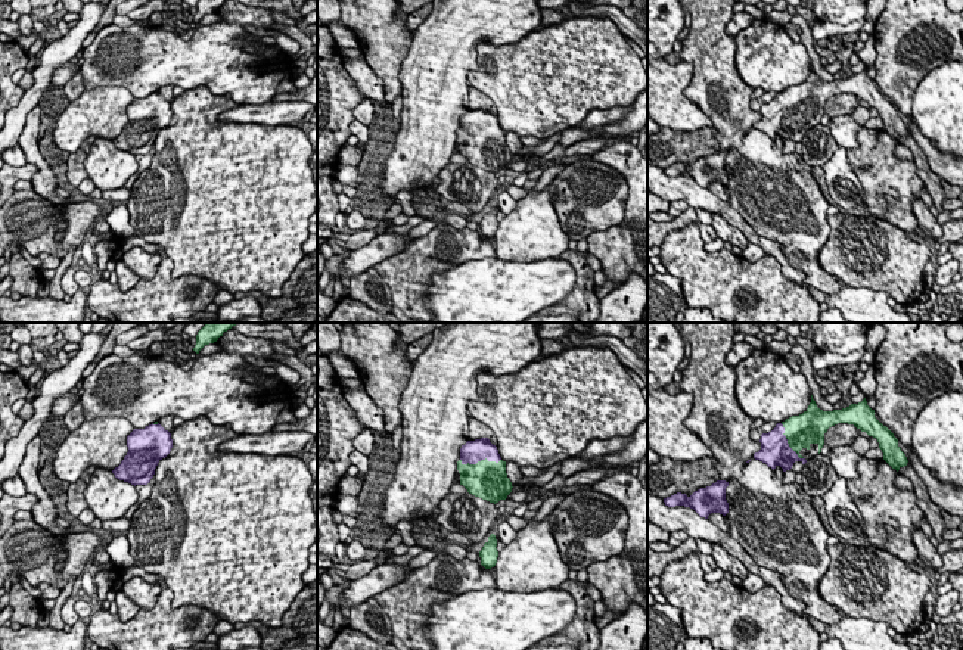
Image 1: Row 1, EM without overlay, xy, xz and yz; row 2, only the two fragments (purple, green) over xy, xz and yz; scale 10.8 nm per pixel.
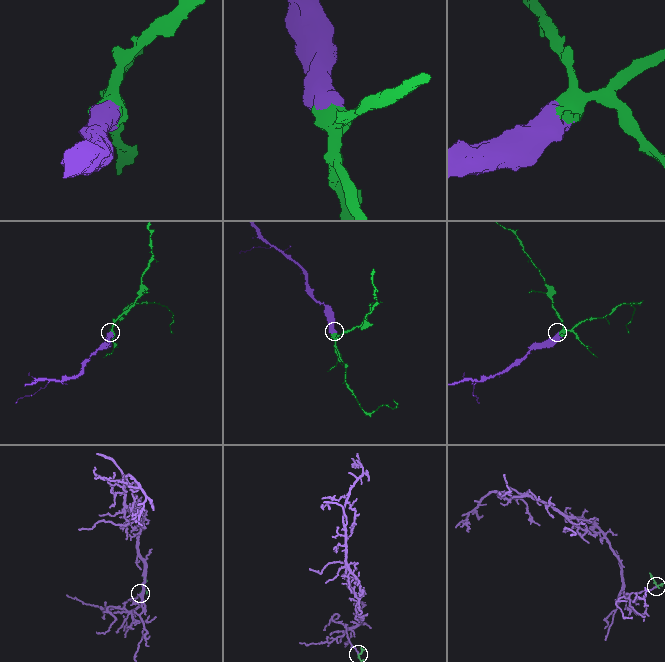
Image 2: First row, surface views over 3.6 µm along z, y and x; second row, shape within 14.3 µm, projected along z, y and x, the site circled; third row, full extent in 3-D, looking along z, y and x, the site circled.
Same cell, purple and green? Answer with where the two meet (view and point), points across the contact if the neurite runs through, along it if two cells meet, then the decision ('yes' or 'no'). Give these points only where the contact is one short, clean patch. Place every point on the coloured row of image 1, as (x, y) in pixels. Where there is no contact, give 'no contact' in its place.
contact xz (480, 460); yes

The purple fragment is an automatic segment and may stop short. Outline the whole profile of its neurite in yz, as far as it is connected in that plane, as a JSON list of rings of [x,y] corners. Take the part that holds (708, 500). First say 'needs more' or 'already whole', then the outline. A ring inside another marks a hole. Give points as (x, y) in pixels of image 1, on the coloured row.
already whole | [[[717,480],[711,486],[695,491],[690,497],[677,492],[664,498],[665,506],[675,507],[684,506],[693,509],[700,517],[708,519],[711,513],[726,516],[729,513],[729,503],[726,500],[726,488],[729,482]]]

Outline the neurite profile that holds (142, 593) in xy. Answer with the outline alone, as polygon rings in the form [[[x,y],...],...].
[[[133,576],[122,585],[124,594],[140,609],[150,610],[164,588],[158,582],[146,582],[140,576]]]

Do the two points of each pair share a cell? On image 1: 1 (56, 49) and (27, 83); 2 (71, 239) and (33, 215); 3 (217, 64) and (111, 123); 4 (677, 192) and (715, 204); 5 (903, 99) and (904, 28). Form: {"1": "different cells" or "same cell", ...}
{"1": "different cells", "2": "same cell", "3": "different cells", "4": "same cell", "5": "same cell"}

